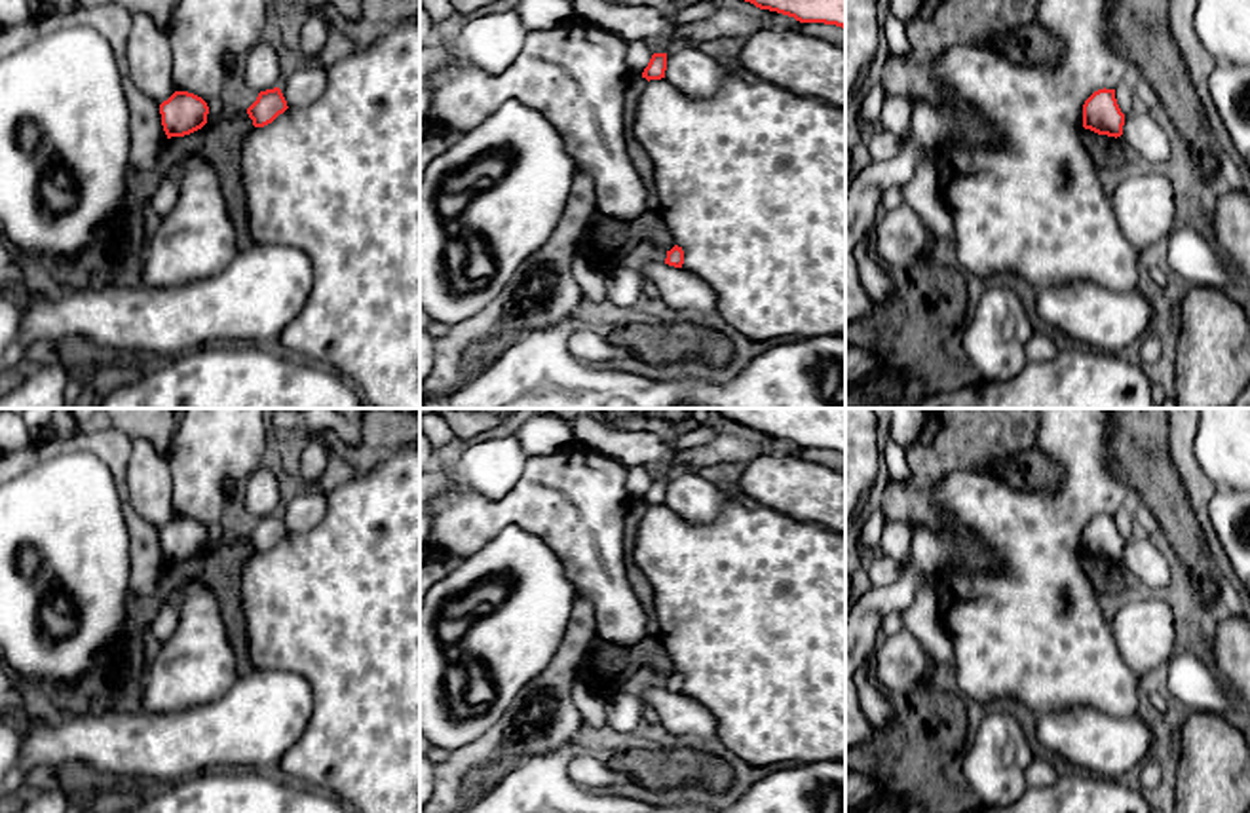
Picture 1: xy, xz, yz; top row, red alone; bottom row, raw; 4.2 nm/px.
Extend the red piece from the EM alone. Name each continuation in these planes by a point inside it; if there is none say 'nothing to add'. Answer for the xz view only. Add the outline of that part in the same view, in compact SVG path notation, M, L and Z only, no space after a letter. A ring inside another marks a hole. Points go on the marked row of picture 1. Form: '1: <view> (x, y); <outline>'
nothing to add

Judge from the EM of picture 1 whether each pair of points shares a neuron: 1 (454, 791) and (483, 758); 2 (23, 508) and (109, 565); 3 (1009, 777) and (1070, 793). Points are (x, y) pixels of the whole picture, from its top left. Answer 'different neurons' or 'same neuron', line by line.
1: same neuron
2: same neuron
3: different neurons

